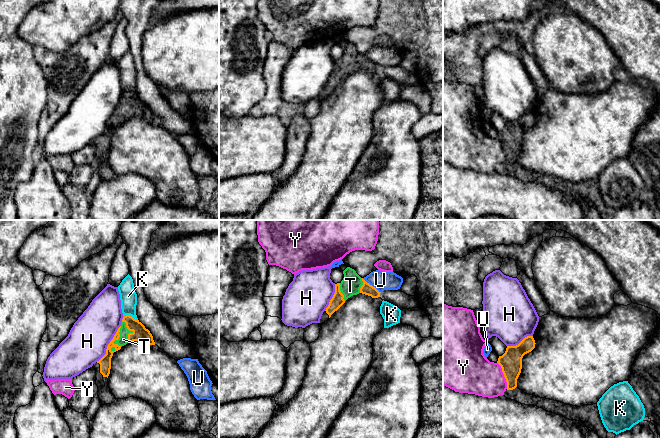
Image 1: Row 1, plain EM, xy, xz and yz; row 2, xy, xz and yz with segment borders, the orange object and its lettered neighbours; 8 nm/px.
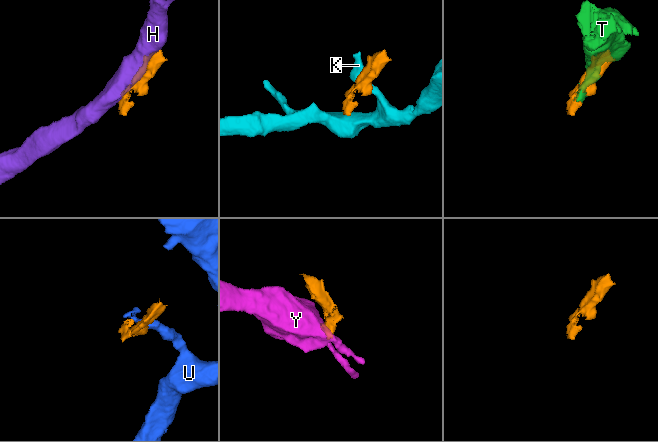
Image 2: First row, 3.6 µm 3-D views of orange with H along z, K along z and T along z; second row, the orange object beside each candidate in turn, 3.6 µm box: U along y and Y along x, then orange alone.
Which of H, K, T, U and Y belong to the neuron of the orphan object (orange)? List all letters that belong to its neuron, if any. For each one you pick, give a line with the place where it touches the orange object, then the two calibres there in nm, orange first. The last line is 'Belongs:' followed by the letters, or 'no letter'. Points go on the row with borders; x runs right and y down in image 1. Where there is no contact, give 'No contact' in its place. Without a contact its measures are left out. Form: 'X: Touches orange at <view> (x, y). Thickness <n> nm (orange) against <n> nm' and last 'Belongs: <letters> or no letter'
T: Touches orange at xy (129, 330). Thickness 120 nm (orange) against 80 nm
Belongs: T

